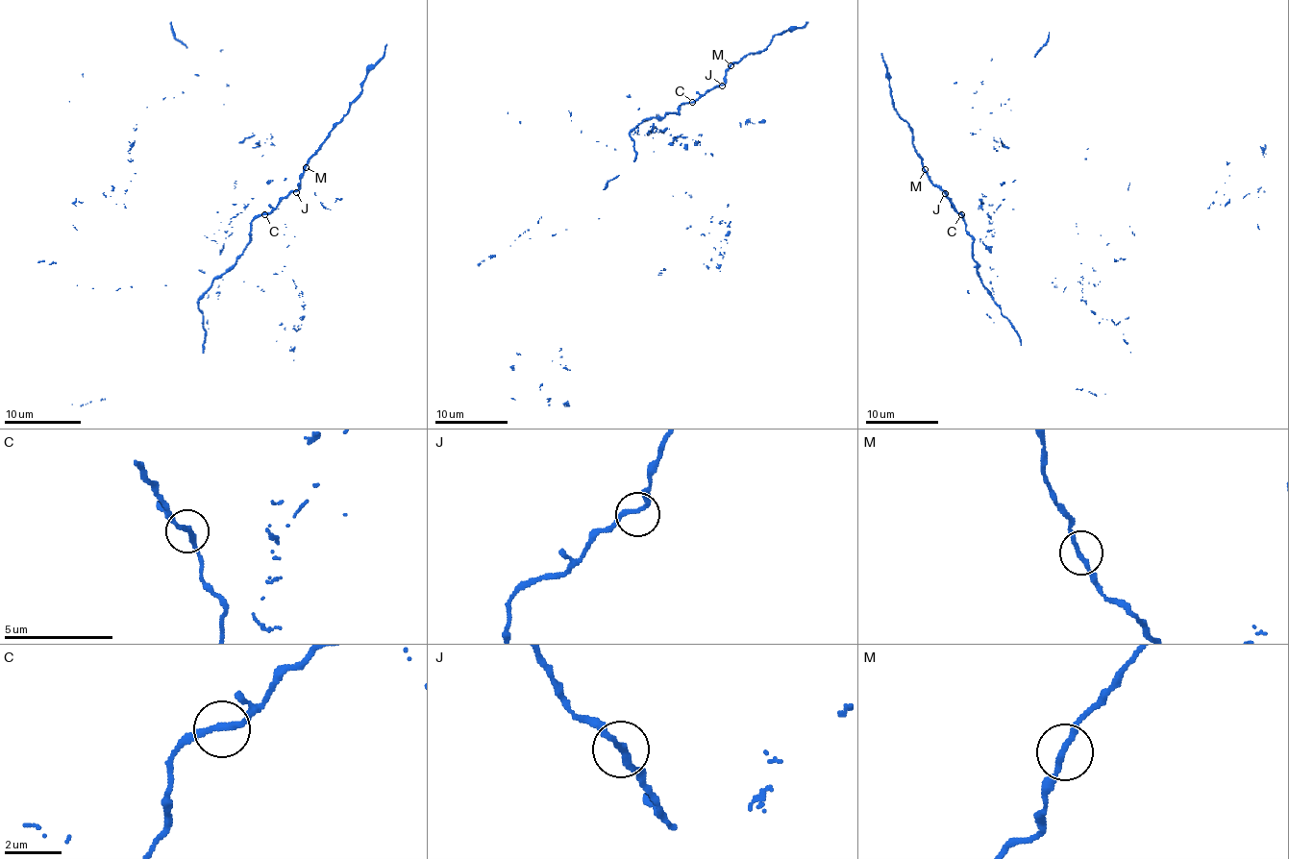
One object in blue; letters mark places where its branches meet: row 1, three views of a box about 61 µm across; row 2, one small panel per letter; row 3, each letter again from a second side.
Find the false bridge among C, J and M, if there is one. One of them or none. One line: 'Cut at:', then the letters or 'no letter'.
Cut at: no letter

